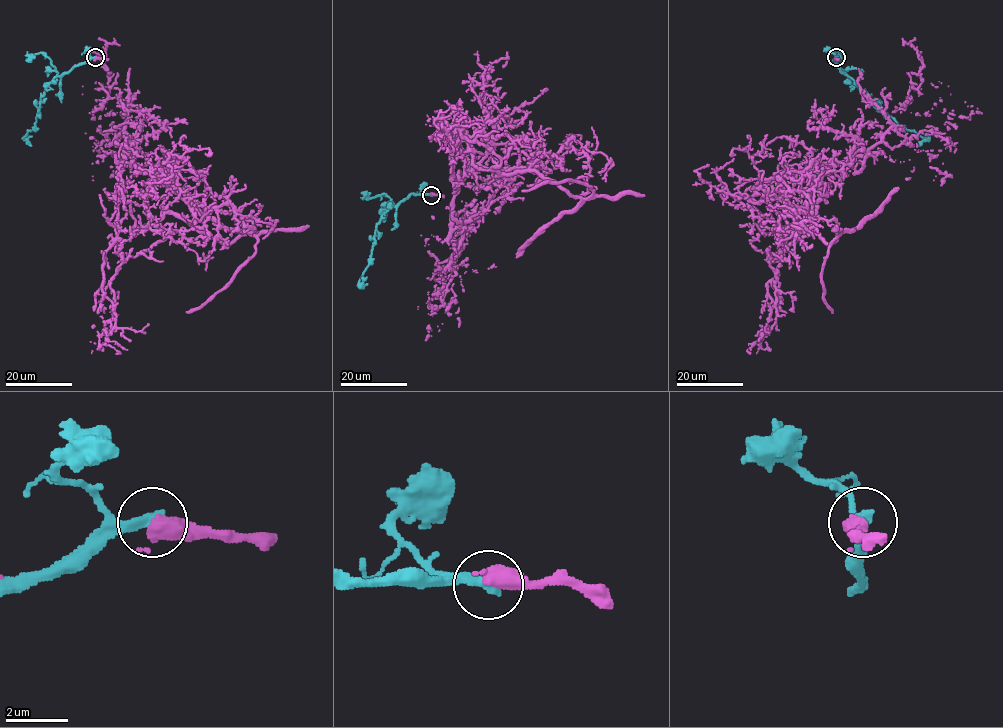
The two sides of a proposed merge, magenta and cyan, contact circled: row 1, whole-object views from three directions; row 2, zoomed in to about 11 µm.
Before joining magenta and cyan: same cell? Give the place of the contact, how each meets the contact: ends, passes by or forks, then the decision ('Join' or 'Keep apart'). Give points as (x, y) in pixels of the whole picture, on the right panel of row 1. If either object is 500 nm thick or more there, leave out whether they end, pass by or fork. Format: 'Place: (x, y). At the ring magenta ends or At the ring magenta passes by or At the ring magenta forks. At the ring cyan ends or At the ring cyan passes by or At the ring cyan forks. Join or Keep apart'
Place: (836, 57). Keep apart

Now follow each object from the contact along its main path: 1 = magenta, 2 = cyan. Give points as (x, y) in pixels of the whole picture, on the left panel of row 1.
1: (96, 57), (128, 70), (126, 150), (174, 171), (162, 207), (224, 243), (257, 240), (186, 312)
2: (95, 57), (75, 65), (48, 85), (41, 97), (35, 126), (23, 137), (31, 145)

